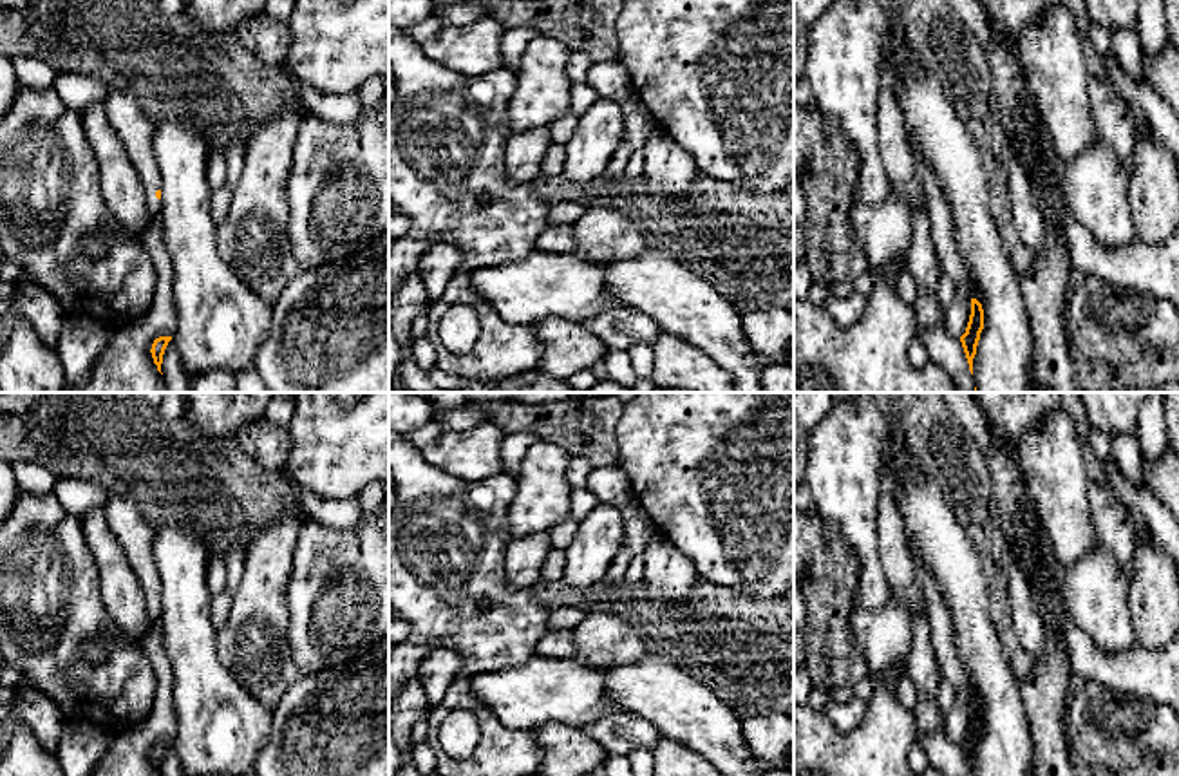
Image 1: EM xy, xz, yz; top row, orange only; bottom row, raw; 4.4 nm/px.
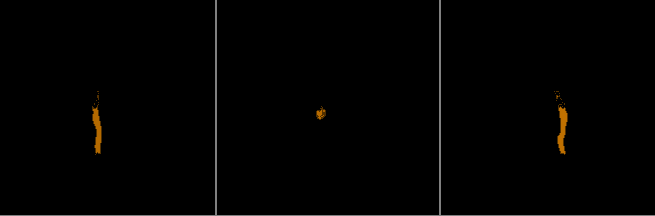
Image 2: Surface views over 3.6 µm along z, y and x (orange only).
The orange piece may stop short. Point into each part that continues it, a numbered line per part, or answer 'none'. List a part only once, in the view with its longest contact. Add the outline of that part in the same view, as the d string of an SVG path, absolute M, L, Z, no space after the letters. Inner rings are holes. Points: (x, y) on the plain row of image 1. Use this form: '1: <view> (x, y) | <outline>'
1: xy (134, 536) | M110 499L103 506L108 526L116 534L127 561L139 579L146 597L146 631L143 640L150 635L152 628L161 620L163 608L156 602L161 595L159 572L152 554L152 528L143 521L136 505L130 499Z

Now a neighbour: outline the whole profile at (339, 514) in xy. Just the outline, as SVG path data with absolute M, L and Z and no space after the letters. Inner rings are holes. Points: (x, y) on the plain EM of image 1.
M293 485L300 508L316 523L333 528L351 528L365 516L356 499L335 501L309 494Z

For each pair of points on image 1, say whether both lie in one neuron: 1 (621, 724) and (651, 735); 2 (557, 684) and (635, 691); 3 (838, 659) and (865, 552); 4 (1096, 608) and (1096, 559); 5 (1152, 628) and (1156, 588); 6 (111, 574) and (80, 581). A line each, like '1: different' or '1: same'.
1: same
2: different
3: different
4: same
5: same
6: different

